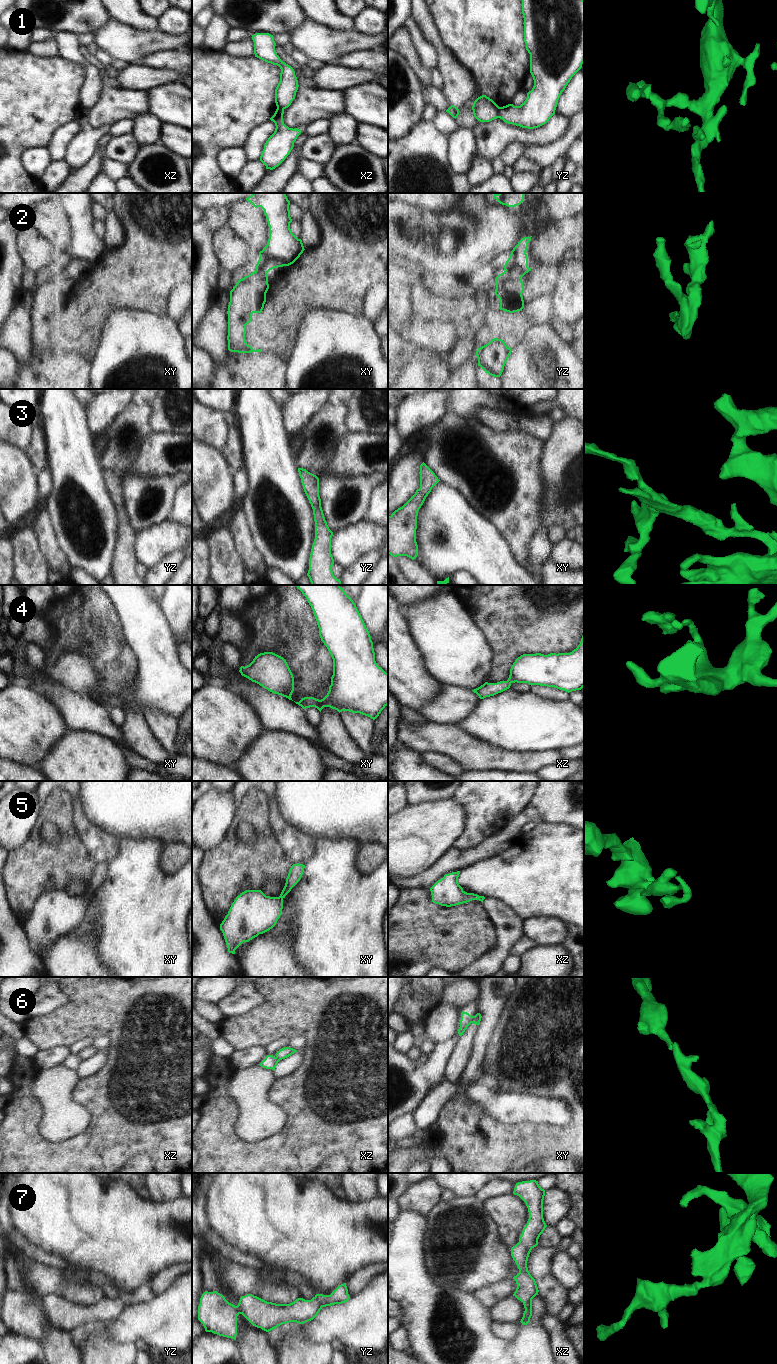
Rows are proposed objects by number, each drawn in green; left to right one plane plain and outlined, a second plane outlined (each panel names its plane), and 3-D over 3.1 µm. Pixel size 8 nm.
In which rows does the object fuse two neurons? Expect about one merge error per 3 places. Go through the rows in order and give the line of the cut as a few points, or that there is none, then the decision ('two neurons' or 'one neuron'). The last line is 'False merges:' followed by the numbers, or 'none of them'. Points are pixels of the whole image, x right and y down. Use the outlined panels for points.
1: cut in yz along (500, 107), (498, 117); two neurons
2: no cut; one neuron
3: no cut; one neuron
4: no cut; one neuron
5: no cut; one neuron
6: cut in xy along (474, 1016), (471, 1022); two neurons
7: no cut; one neuron
False merges: 1, 6

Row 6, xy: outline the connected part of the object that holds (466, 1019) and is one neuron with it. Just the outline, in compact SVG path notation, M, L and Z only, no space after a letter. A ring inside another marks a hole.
M462 1011L460 1027L458 1029L459 1036L462 1036L467 1027L472 1023L473 1017L474 1016L471 1016L469 1013Z

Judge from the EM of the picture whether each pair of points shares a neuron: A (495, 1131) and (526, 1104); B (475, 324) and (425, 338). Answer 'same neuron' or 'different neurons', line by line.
A: different neurons
B: different neurons

